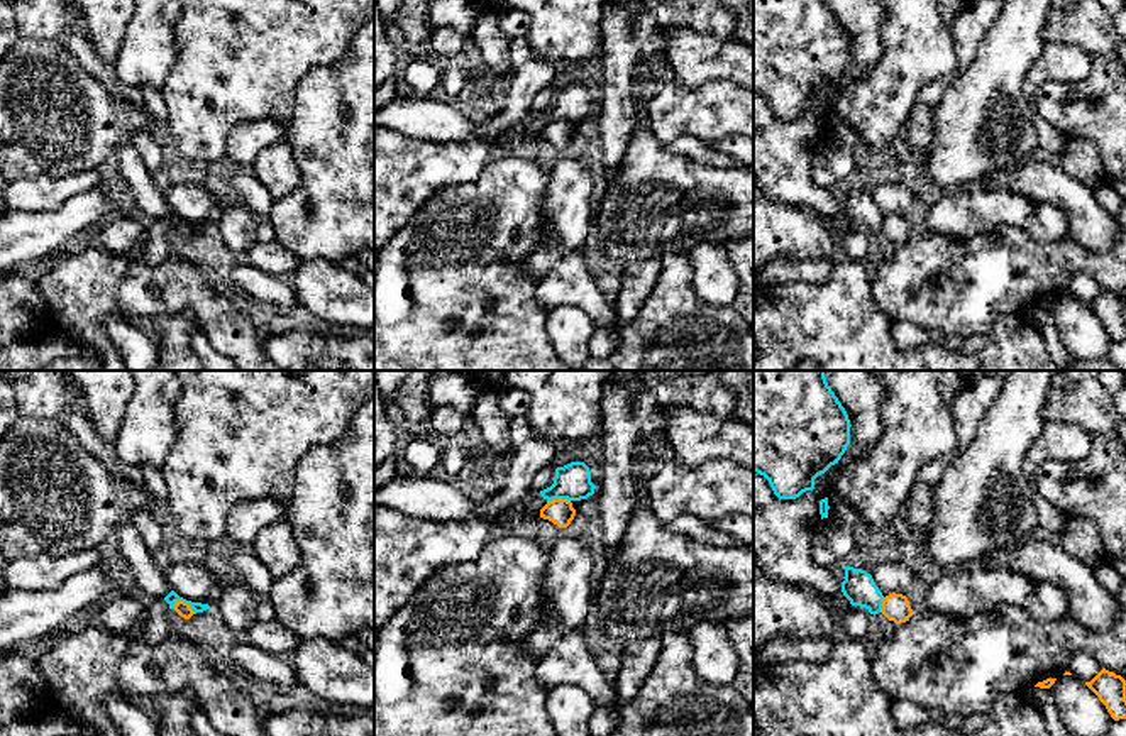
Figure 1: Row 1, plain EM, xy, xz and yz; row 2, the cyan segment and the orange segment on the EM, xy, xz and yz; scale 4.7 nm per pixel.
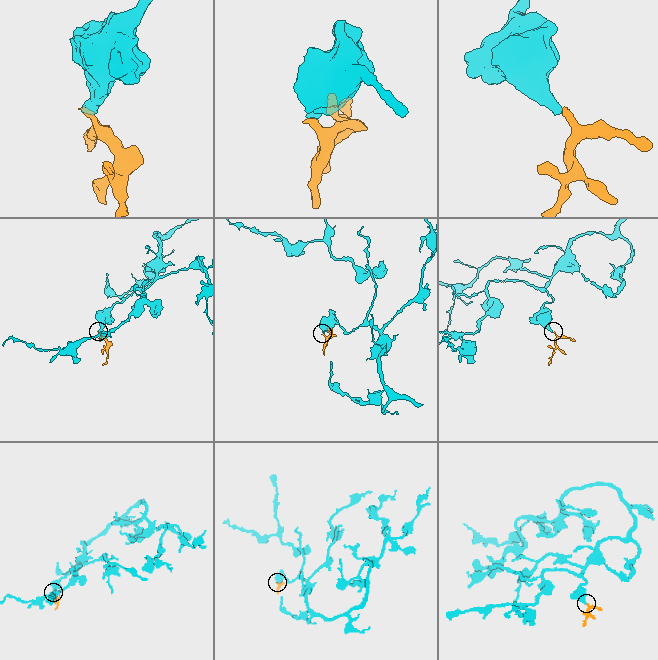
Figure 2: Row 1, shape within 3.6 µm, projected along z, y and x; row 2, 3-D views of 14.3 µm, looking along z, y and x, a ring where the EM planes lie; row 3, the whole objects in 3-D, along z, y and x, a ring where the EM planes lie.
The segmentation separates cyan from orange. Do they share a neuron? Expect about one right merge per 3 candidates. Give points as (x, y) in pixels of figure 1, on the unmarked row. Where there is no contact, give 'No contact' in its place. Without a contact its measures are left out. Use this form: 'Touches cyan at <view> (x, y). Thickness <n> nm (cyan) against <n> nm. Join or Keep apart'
Touches cyan at xy (185, 222). Thickness 60 nm (cyan) against 70 nm. Keep apart

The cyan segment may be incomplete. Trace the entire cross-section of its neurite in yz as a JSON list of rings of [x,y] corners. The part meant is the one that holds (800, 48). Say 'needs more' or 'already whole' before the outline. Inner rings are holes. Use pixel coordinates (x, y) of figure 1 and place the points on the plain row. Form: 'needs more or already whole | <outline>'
already whole | [[[753,0],[753,93],[764,96],[779,120],[814,110],[814,100],[838,85],[850,66],[850,41],[826,0]]]

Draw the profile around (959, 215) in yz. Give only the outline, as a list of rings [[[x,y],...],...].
[[[1002,184],[943,193],[930,206],[925,230],[963,242],[984,230],[1011,225],[1024,228],[1036,201]]]

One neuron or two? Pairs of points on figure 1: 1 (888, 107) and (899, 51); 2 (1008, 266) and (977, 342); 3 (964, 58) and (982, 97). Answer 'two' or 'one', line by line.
1: one
2: two
3: two

